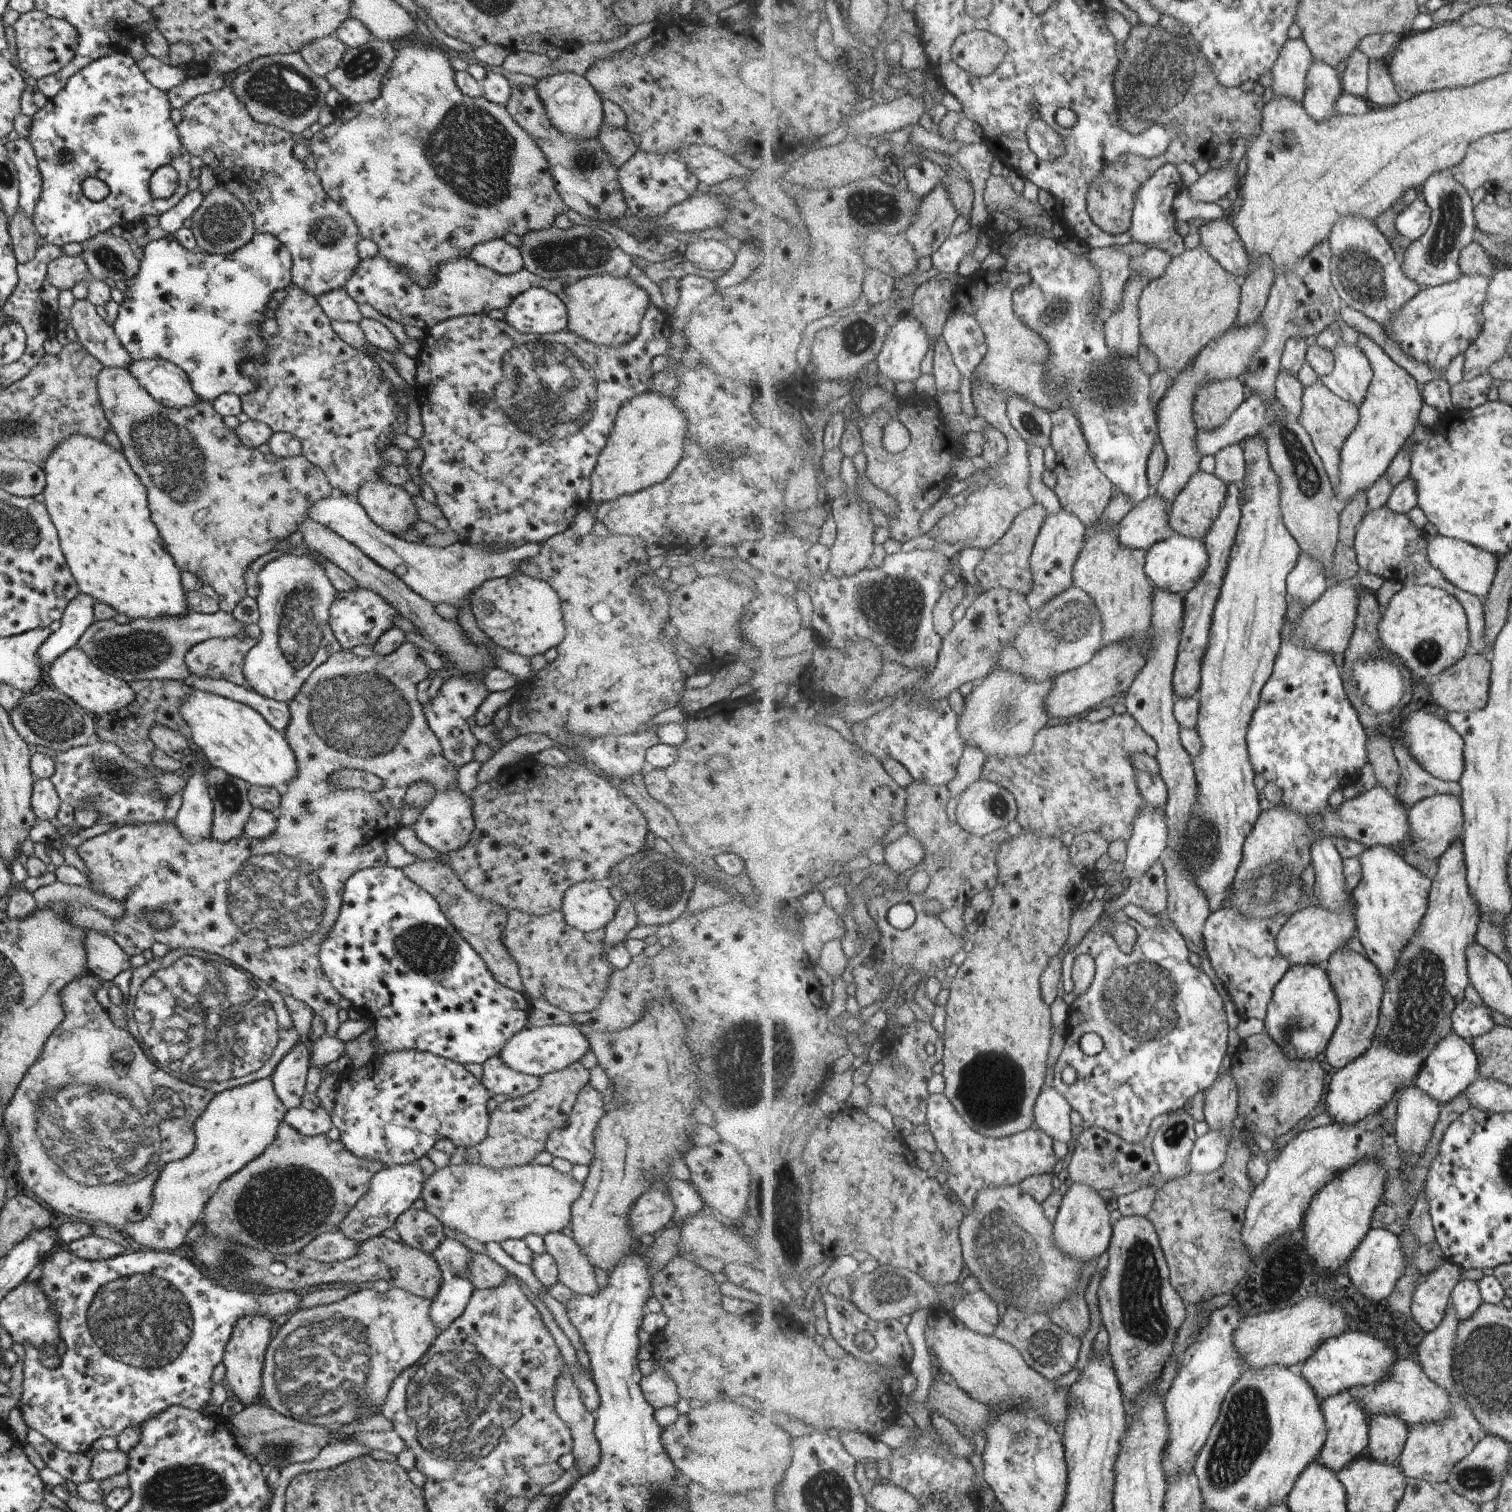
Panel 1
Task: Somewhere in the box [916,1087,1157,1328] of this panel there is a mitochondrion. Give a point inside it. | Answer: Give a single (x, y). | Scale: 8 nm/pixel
(1003, 1252)

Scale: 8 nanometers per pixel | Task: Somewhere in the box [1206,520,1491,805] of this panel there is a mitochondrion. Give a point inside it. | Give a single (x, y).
(1371, 662)

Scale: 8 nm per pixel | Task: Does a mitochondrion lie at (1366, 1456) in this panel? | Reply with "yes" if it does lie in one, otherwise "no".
no

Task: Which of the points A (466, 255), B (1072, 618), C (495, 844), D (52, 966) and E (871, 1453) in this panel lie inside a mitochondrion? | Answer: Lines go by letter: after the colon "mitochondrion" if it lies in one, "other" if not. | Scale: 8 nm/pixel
A: other
B: mitochondrion
C: other
D: other
E: other

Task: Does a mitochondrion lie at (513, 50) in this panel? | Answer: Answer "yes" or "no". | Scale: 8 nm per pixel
no

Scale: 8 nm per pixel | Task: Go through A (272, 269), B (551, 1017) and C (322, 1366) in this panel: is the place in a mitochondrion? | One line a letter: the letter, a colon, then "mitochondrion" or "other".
A: other
B: other
C: mitochondrion

